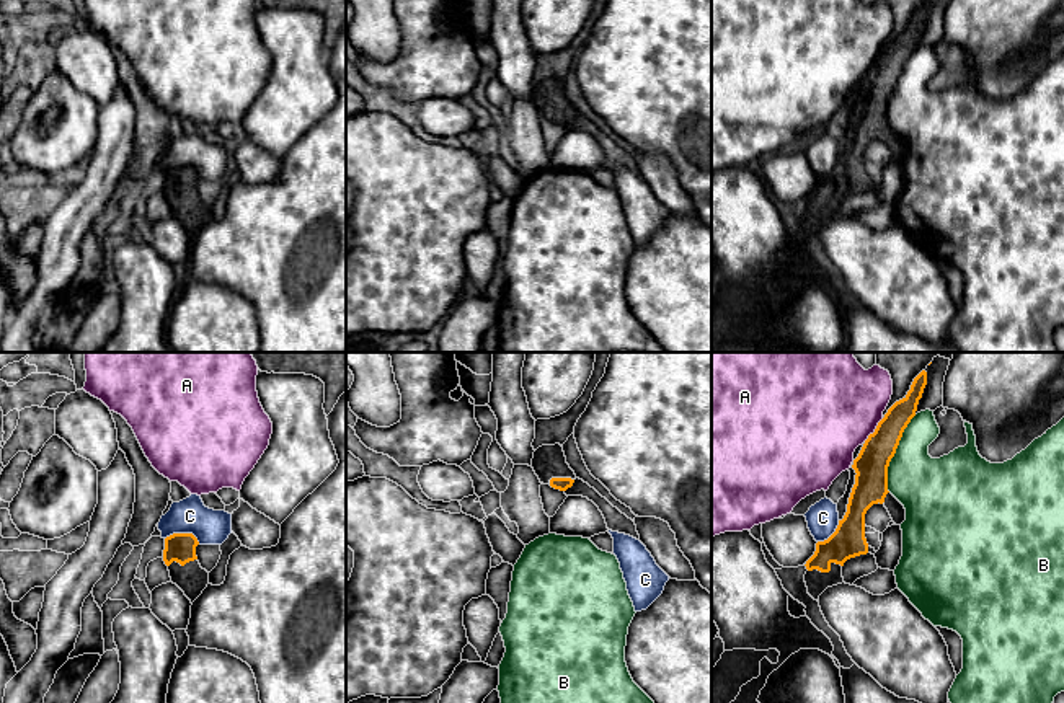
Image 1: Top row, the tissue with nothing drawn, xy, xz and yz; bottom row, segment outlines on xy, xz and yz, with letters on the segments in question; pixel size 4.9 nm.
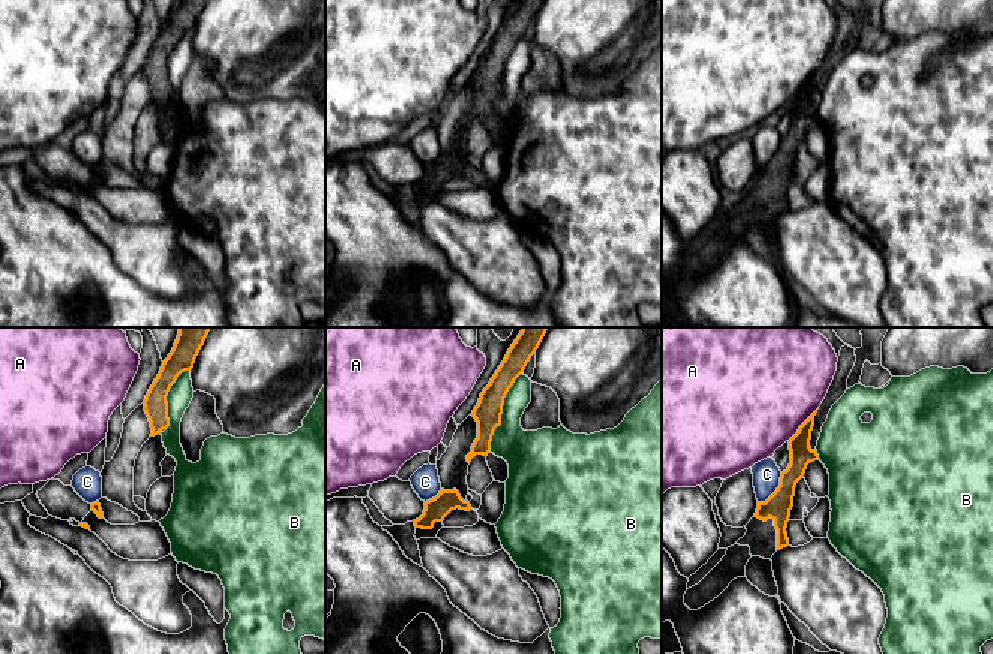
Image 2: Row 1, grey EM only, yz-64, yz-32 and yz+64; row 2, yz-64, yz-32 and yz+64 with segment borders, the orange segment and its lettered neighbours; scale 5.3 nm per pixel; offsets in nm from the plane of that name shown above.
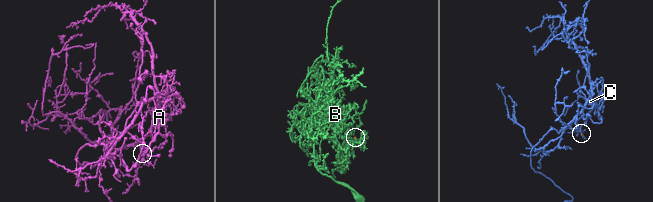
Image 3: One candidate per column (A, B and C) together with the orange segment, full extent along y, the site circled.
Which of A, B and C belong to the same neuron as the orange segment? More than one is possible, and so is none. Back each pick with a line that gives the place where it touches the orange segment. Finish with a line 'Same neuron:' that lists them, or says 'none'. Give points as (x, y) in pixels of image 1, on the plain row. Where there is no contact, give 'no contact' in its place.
Same neuron: none

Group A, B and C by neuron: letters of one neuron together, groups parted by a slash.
A / B / C

